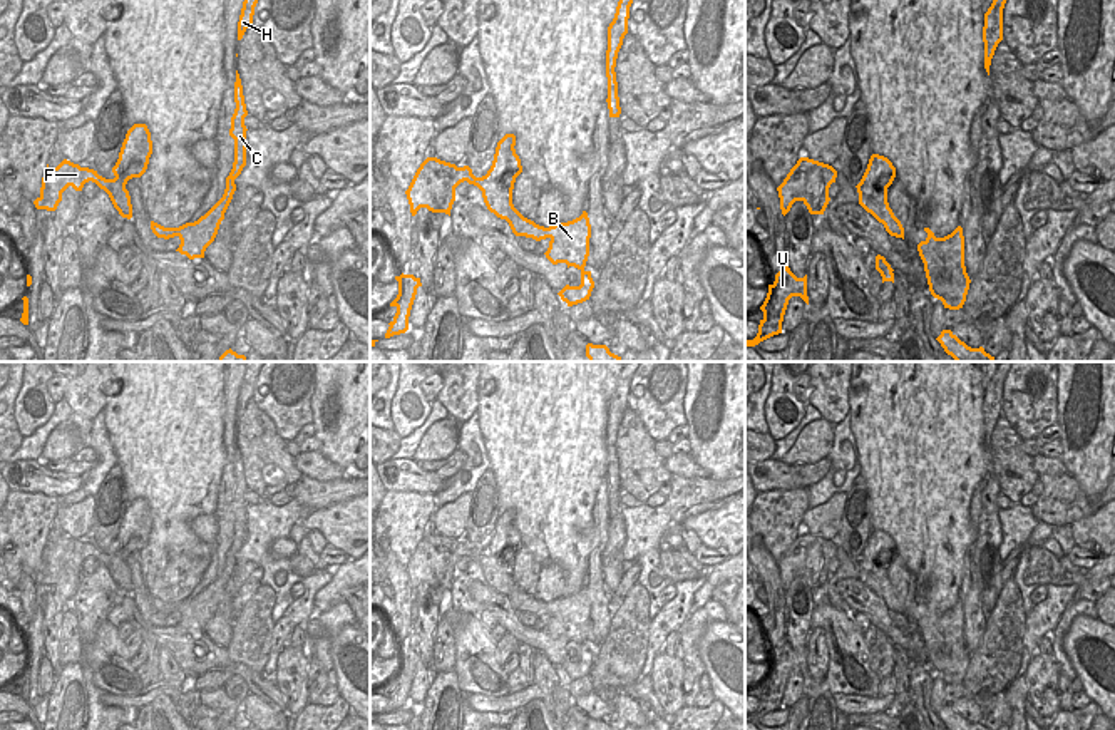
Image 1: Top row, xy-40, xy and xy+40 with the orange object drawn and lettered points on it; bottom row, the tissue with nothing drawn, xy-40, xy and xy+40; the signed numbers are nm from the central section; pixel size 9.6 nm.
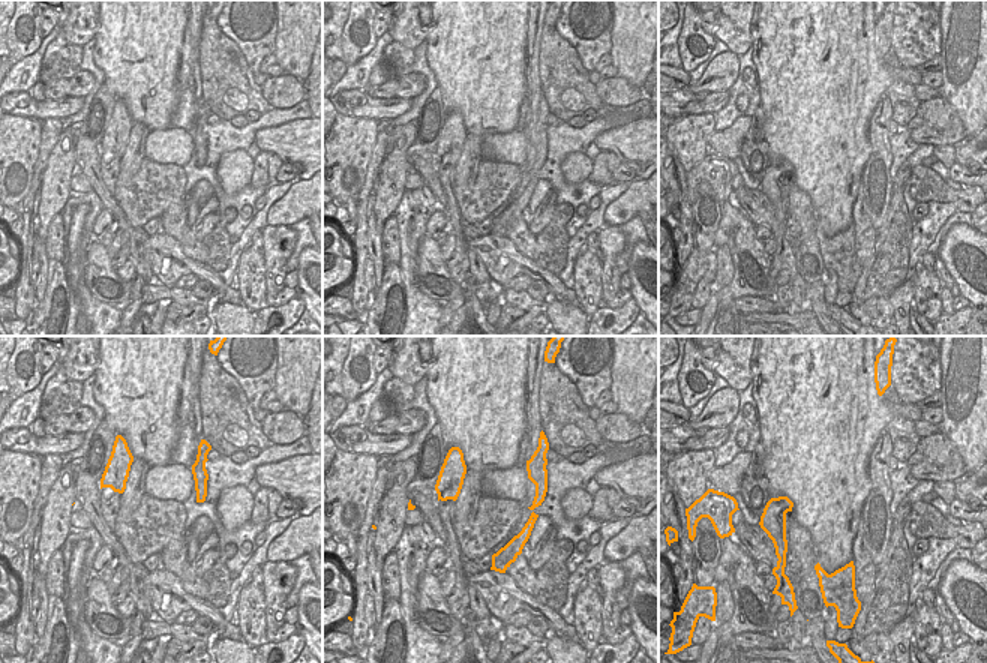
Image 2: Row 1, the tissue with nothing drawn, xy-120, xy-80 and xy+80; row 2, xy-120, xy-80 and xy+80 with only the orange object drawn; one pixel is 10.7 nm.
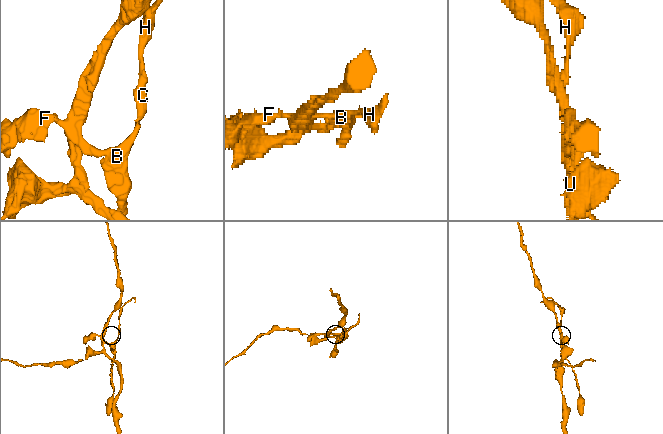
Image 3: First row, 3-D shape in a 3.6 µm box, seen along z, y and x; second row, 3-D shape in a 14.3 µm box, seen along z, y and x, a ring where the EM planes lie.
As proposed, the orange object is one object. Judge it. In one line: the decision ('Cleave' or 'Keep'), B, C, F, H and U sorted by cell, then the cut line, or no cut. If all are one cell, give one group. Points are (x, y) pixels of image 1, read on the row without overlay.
Cleave. Groups: B C F H / U. Split along xy (481, 553), (499, 558), (511, 566).

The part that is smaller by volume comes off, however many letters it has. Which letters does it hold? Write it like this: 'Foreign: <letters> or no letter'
Foreign: B, C, F, H

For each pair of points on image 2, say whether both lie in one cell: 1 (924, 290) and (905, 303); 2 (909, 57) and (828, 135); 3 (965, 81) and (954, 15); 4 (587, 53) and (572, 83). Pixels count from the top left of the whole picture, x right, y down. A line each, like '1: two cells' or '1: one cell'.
1: two cells
2: two cells
3: one cell
4: two cells

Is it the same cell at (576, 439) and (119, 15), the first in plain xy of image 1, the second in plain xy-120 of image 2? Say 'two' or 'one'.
one

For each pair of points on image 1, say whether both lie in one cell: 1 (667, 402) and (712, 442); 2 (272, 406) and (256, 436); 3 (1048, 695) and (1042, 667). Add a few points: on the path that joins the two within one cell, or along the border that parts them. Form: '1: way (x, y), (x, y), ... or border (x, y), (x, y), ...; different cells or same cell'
1: border (685, 379), (683, 417), (687, 422); different cells
2: border (251, 399), (272, 421), (277, 434), (285, 442); different cells
3: way (1043, 688), (1042, 673); same cell

